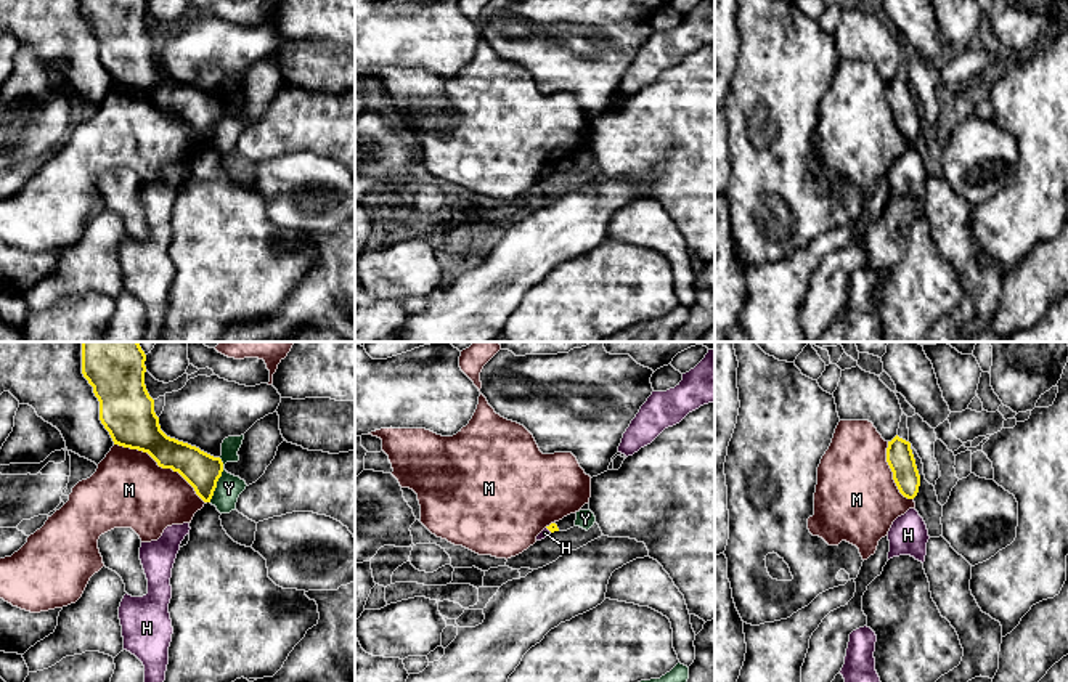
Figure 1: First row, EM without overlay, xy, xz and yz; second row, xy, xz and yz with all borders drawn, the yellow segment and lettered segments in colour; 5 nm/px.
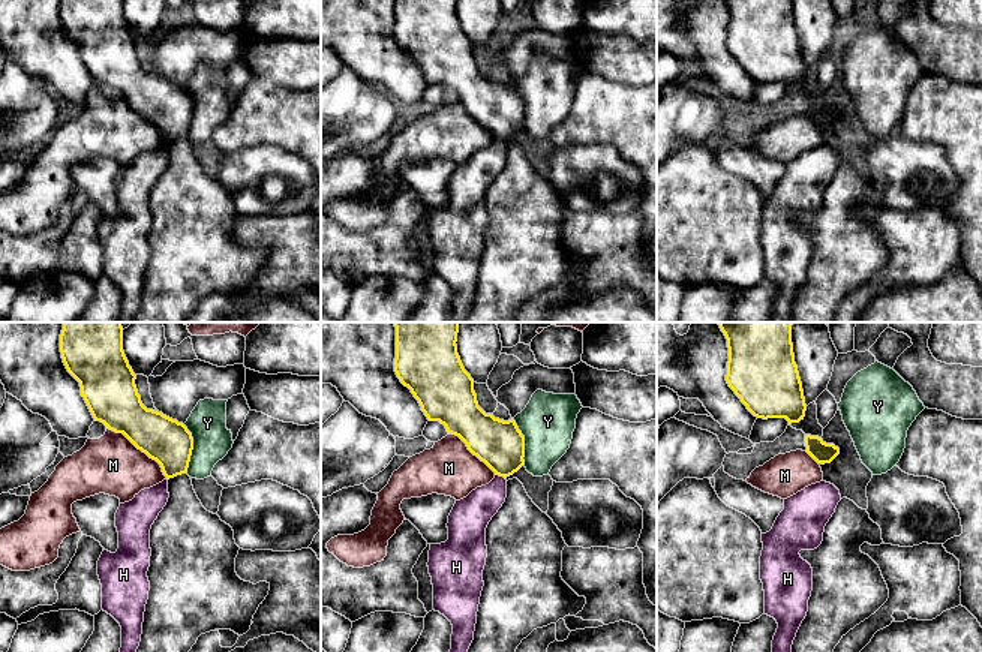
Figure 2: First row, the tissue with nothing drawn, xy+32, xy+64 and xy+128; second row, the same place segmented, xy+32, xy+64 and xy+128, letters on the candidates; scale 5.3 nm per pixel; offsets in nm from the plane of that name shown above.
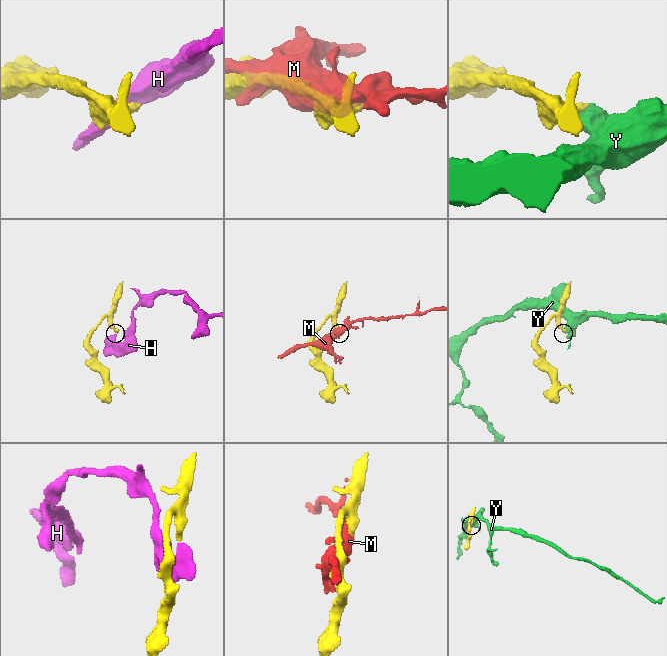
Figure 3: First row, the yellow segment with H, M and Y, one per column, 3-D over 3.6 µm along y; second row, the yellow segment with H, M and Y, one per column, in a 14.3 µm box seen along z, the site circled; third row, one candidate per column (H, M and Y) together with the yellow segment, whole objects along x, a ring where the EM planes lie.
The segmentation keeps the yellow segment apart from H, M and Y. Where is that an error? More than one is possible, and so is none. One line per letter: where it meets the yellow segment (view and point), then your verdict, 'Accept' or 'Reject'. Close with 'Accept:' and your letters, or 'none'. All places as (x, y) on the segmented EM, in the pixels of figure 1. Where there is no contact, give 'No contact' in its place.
H: Touches yellow at xz (550, 530). Reject
M: Touches yellow at xy (161, 466). Reject
Y: Touches yellow at xy (217, 480). Reject
Accept: none

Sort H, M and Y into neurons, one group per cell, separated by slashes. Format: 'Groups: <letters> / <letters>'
Groups: H / M / Y

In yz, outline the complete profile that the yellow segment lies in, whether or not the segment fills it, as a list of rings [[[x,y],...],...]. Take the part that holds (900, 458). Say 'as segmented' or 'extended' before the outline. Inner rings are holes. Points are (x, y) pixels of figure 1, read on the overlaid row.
as segmented; [[[896,435],[891,441],[888,441],[887,462],[893,472],[893,480],[899,493],[907,499],[914,499],[919,493],[920,475],[911,443]]]

